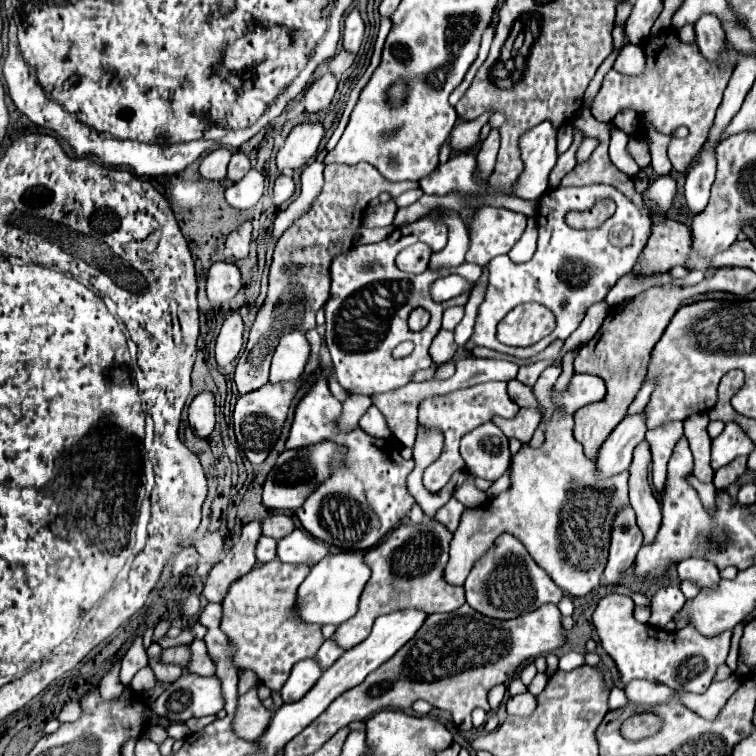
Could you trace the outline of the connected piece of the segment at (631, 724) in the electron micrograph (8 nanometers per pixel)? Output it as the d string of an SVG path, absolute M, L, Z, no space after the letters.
M642 712L642 714L630 716L622 724L620 732L622 732L622 736L626 740L632 740L634 742L634 740L644 740L644 738L654 736L660 728L662 728L662 718L660 716L656 716L652 712Z

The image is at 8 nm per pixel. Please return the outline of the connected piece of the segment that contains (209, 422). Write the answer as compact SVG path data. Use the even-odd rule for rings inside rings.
M202 392L192 400L192 404L188 408L188 420L190 420L190 428L194 430L196 436L200 436L200 438L212 436L214 426L216 426L212 392Z

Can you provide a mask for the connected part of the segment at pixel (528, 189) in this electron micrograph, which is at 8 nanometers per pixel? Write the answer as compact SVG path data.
M542 122L520 138L520 152L524 172L516 182L514 194L518 198L540 198L548 190L548 174L556 164L556 130Z

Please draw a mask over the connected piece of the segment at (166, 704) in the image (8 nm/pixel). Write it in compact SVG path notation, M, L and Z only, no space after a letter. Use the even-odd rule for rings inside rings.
M184 672L154 702L154 712L170 718L172 722L216 714L222 708L224 696L220 680L216 676L198 676L190 672Z

